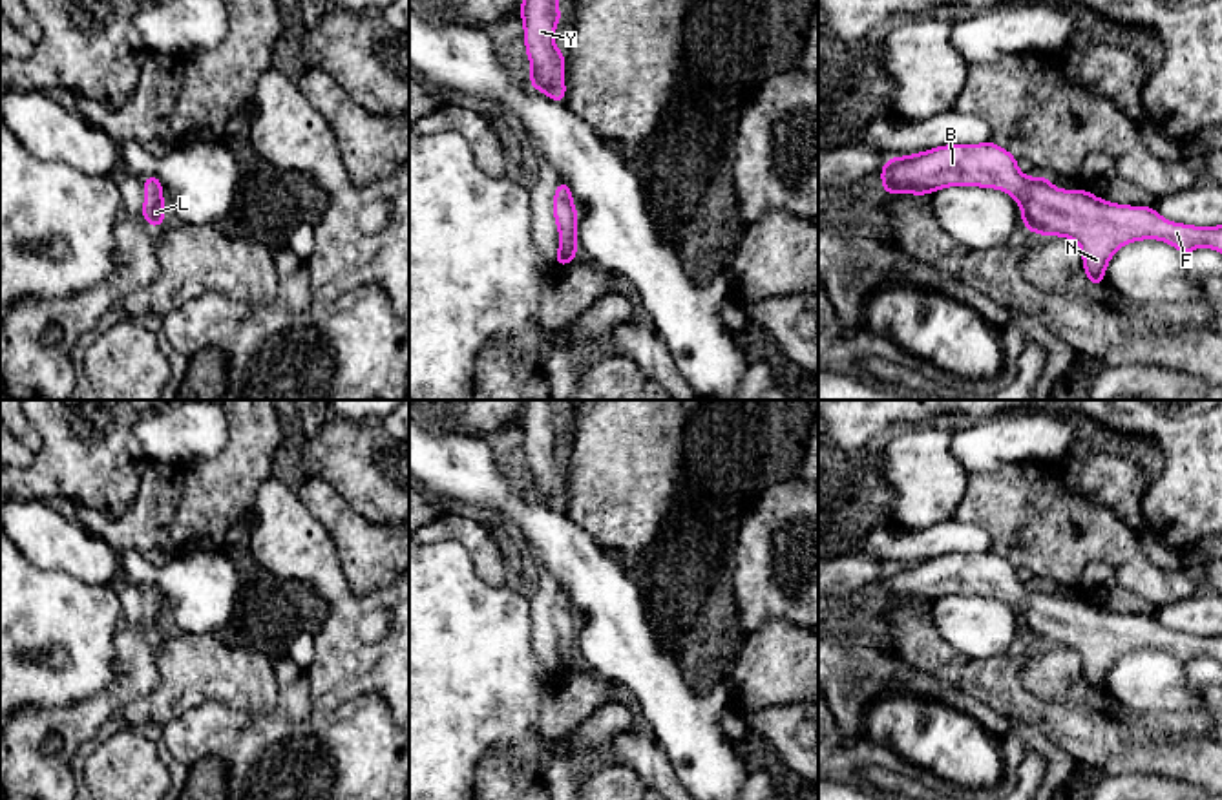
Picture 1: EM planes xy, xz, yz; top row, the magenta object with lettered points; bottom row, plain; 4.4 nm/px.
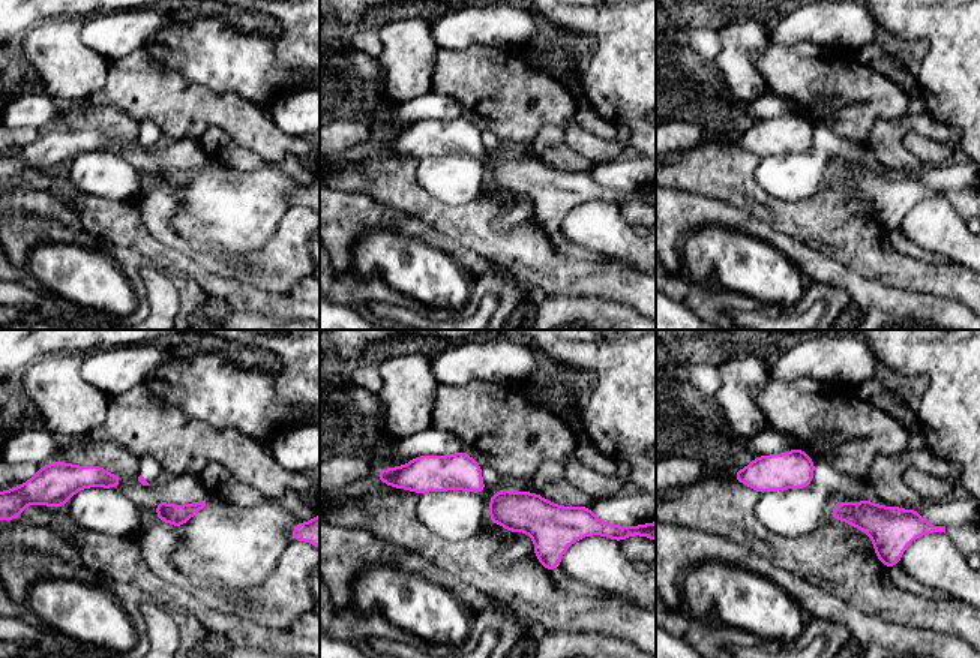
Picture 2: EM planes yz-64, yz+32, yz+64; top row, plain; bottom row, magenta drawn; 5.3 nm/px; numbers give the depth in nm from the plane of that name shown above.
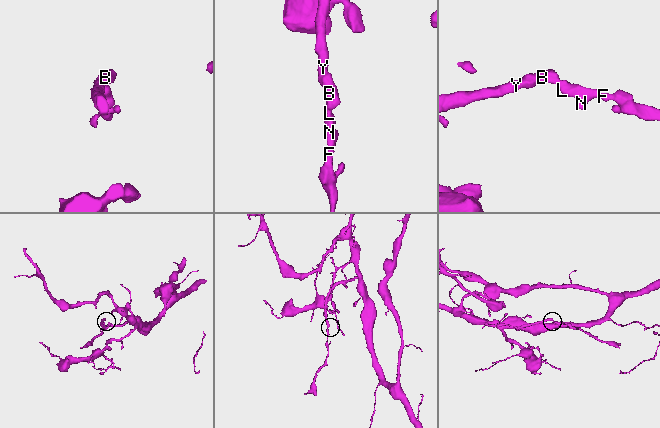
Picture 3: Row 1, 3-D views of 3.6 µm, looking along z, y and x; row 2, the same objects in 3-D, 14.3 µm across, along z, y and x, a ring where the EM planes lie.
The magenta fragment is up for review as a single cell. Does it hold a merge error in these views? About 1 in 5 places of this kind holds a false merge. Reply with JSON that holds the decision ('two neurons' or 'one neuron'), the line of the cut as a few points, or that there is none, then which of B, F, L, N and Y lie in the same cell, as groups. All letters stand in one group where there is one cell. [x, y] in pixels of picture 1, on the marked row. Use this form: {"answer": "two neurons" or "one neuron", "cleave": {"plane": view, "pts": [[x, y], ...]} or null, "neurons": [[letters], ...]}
{"answer": "one neuron", "cleave": null, "neurons": [["B", "F", "L", "N", "Y"]]}

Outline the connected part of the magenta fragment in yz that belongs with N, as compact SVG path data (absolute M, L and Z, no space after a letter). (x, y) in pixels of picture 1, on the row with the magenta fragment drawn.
M992 141L983 144L946 144L915 155L886 159L882 170L882 194L933 194L944 186L997 188L1012 195L1021 206L1023 228L1045 237L1063 236L1081 247L1085 278L1098 287L1114 252L1132 241L1160 239L1184 256L1207 247L1222 254L1222 226L1191 226L1165 221L1153 206L1127 206L1103 201L1083 188L1059 190L1047 175L1027 177L1017 170L1017 159Z

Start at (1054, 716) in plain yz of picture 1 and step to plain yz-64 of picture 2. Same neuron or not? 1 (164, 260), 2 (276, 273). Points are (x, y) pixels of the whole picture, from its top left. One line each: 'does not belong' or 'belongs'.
1: belongs
2: does not belong

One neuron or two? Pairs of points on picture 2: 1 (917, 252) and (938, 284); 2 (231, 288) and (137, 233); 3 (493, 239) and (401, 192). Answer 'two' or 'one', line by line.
1: two
2: one
3: one

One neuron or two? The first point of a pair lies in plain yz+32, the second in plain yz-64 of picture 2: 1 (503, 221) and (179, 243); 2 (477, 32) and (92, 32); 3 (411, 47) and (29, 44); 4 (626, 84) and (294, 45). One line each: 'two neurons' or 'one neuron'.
1: one neuron
2: one neuron
3: one neuron
4: one neuron

